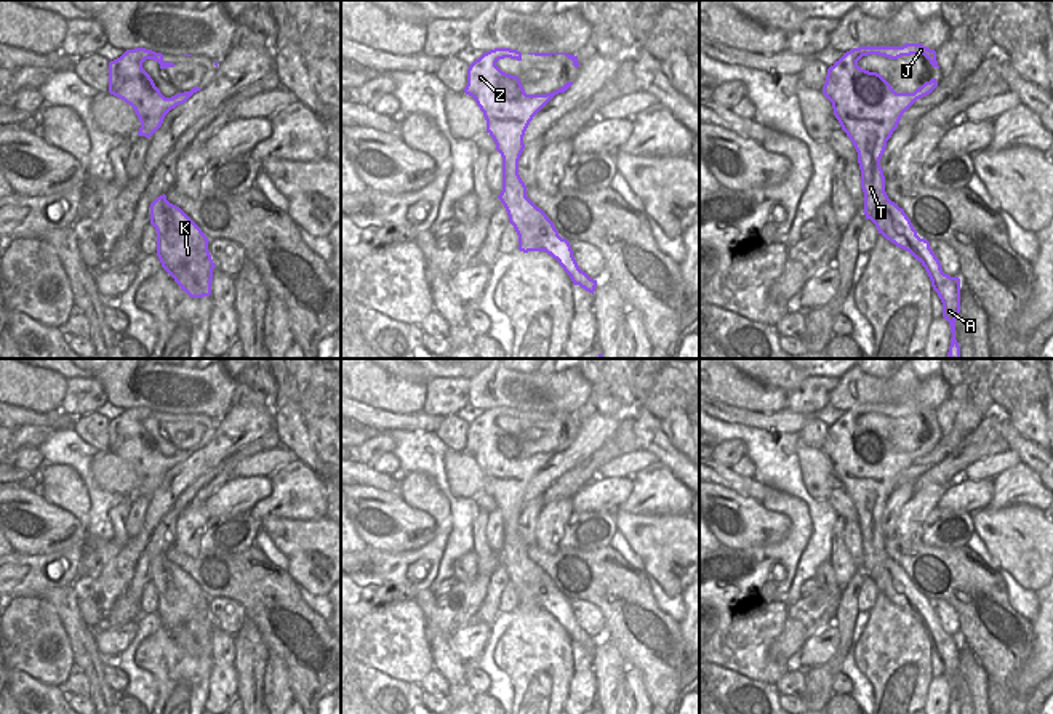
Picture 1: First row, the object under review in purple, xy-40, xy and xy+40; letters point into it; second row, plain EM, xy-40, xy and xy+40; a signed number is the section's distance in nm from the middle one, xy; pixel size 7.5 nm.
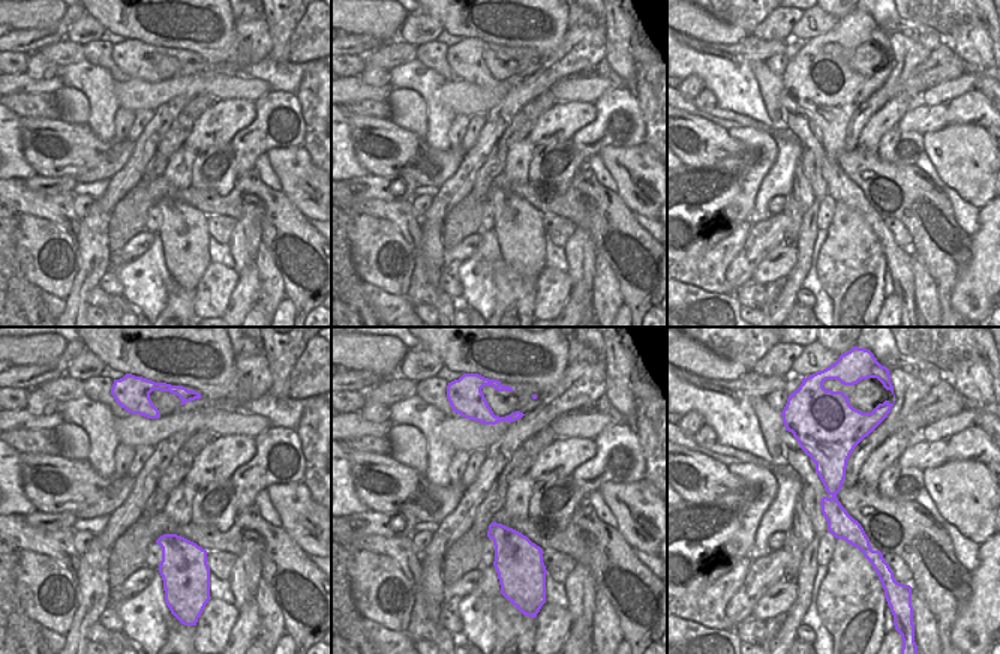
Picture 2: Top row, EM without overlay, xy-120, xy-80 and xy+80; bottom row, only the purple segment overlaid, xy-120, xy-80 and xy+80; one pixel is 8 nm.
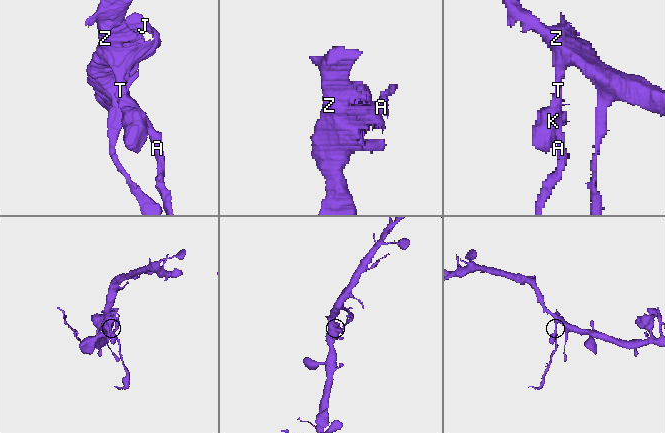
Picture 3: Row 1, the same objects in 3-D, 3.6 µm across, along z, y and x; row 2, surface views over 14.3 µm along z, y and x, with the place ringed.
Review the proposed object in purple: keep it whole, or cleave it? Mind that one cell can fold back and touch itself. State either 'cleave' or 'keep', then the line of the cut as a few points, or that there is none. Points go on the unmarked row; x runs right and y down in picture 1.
cleave; cut in xy+40 along (941, 628), (935, 629), (930, 636)

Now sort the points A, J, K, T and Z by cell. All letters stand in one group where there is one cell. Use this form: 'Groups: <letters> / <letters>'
Groups: A / J K T Z

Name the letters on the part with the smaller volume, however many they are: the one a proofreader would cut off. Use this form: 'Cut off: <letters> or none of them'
Cut off: A

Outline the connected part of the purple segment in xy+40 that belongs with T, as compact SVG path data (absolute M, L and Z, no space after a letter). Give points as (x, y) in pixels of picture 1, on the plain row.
M920 402L853 407L827 427L823 445L835 477L858 511L866 578L871 578L887 599L920 620L931 636L933 631L941 629L941 621L930 607L930 600L917 594L904 568L888 557L880 517L903 472L917 458L930 453L938 440L931 437L914 451L896 451L880 432L858 424L858 419L869 413L888 418L923 413L933 426L939 427L936 410Z

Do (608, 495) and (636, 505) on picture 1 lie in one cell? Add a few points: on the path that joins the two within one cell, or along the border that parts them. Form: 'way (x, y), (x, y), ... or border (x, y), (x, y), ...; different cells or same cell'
border (631, 477), (631, 493), (613, 511); different cells

